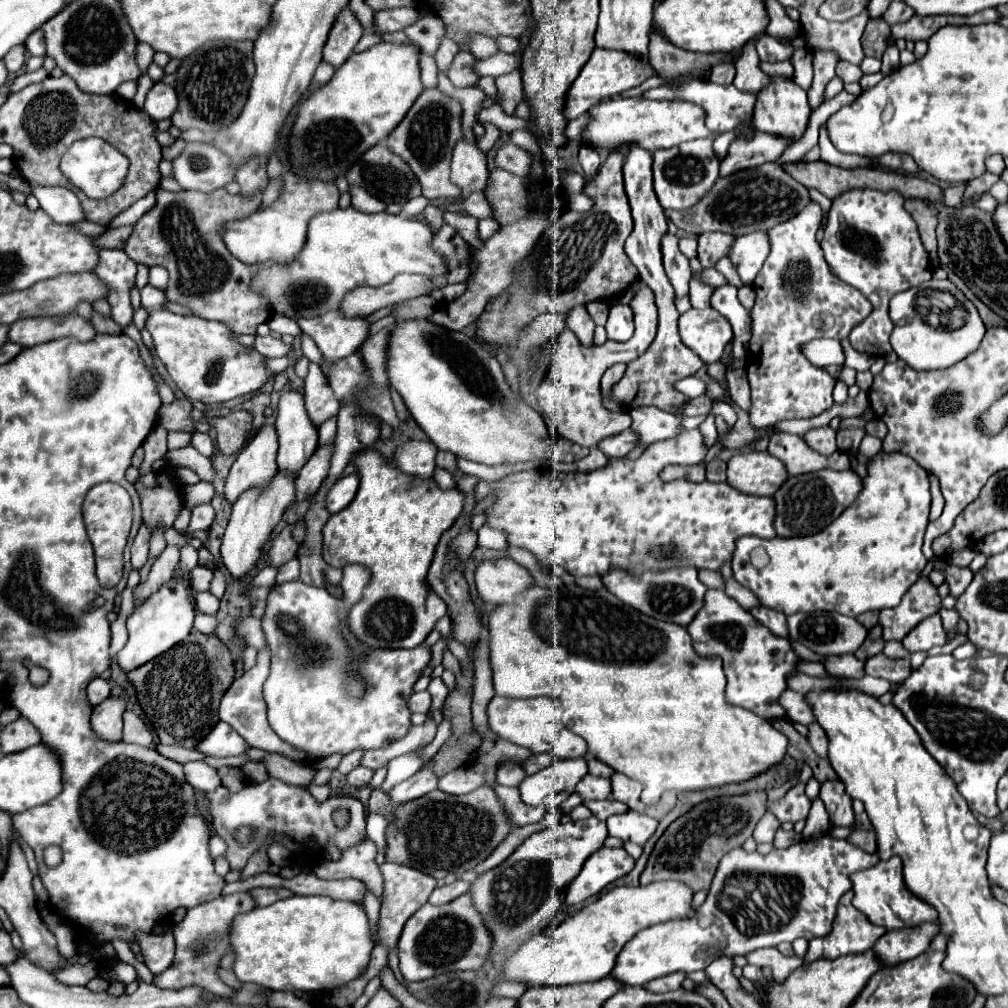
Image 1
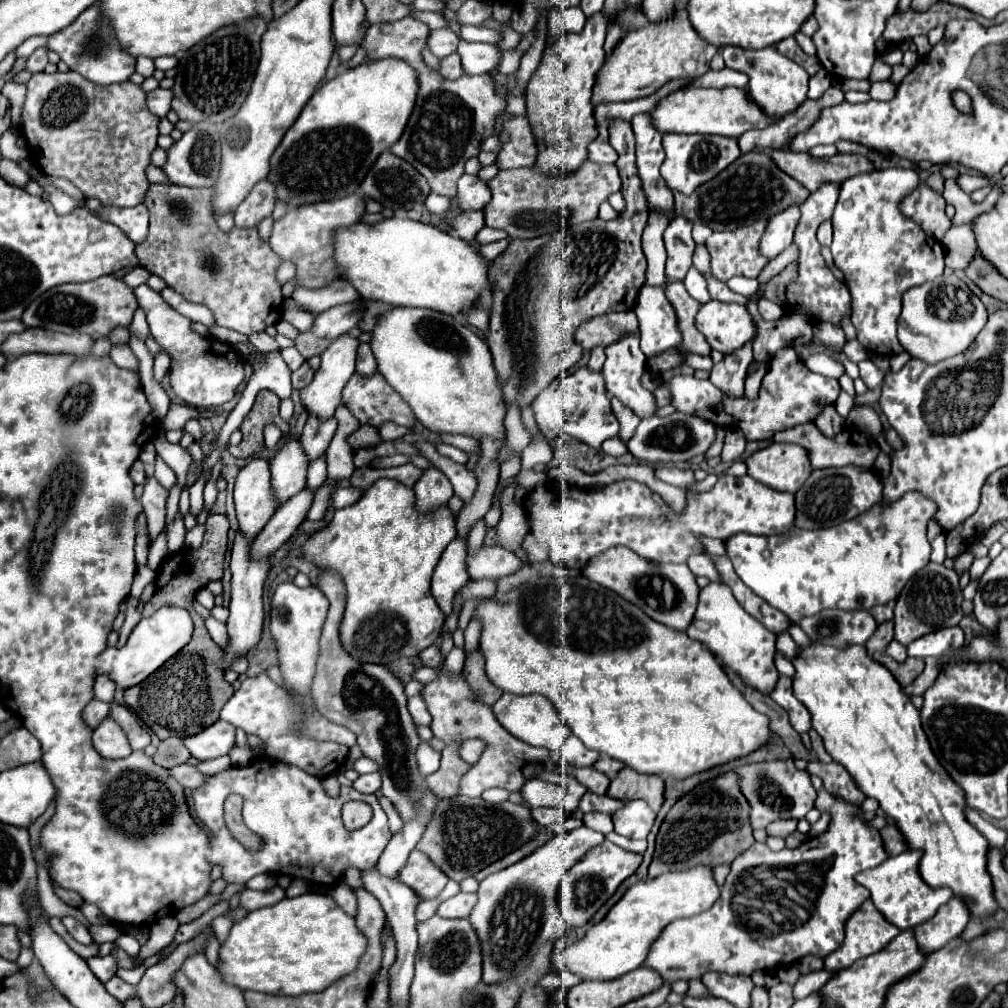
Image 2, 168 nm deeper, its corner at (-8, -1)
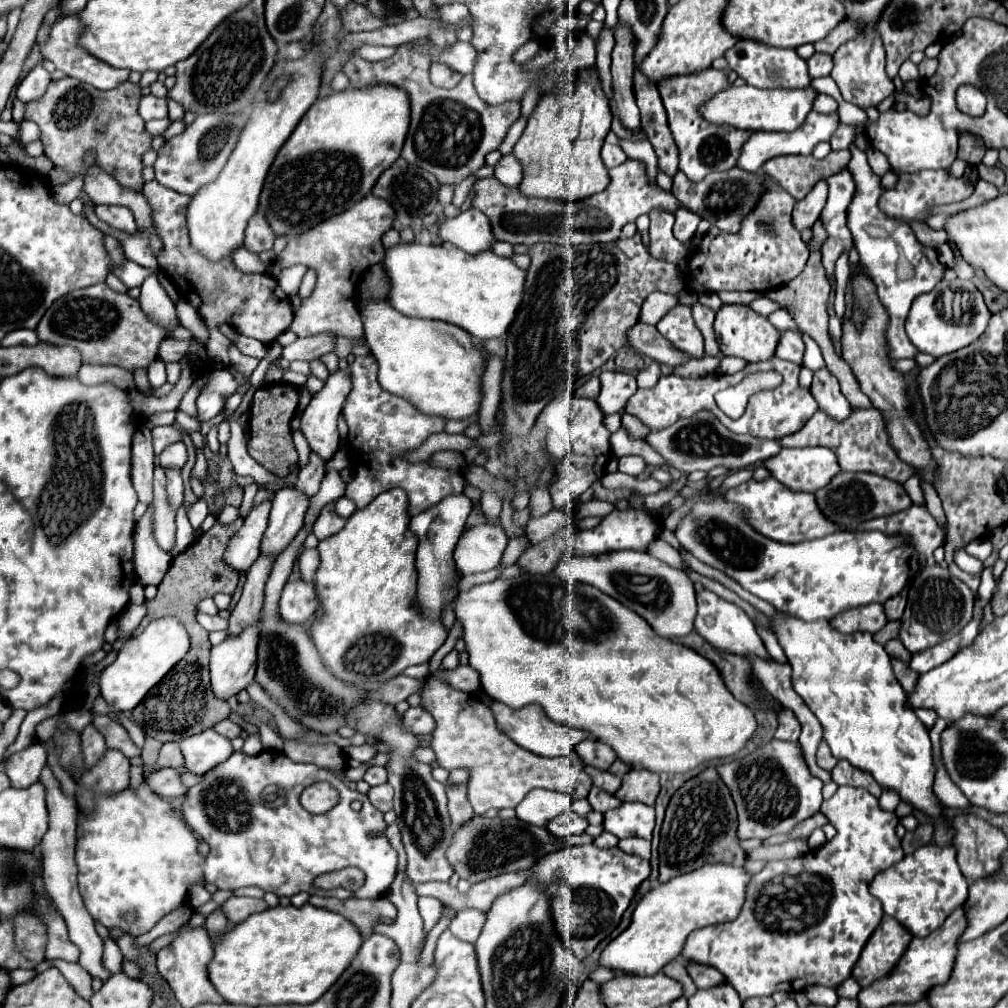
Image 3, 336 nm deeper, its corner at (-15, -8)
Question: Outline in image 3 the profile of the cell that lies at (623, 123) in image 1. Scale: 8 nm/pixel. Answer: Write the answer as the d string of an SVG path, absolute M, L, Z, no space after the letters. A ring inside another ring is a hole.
M751 85L731 87L719 93L715 99L703 103L703 117L707 121L725 121L735 125L737 129L753 129L753 131L795 131L803 125L807 113L813 107L817 91L813 87L807 89L757 89Z

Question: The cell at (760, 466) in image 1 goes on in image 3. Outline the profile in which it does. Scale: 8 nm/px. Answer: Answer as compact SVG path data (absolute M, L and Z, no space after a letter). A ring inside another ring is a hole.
M827 447L781 449L779 457L767 461L767 469L791 491L815 493L839 471L835 453Z

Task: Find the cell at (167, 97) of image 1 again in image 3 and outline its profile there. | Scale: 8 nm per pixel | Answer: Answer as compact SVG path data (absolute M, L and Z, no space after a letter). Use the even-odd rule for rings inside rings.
M145 95L139 101L139 115L145 121L165 119L167 117L167 99L159 99L159 97L153 97L153 95Z

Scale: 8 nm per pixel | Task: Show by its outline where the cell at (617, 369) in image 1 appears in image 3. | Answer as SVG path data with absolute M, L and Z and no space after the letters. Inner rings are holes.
M627 455L627 457L621 457L619 459L619 471L627 473L627 475L643 475L647 469L647 463L643 457L637 457L637 455Z

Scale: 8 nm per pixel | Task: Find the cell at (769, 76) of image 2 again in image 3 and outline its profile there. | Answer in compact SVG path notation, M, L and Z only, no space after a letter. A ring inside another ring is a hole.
M743 39L743 41L737 41L725 53L725 59L729 63L729 69L733 69L741 79L745 79L753 87L805 89L811 83L809 73L807 73L807 63L805 63L805 59L801 59L797 55L795 49L787 49L787 47L781 49L781 47L771 47L771 45L765 45L759 41Z

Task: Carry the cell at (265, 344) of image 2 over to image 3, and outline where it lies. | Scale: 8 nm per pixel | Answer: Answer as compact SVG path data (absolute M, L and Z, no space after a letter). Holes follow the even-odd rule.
M239 335L235 339L235 347L243 353L243 355L249 355L249 357L257 357L257 359L263 359L267 355L267 345L263 345L261 341L255 341L251 337L245 337L245 335Z

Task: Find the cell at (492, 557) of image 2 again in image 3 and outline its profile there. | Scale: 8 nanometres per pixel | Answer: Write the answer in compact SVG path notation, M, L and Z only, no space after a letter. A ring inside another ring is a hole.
M479 523L475 527L469 527L455 551L455 563L459 565L459 571L463 575L479 573L495 569L501 563L501 555L507 547L507 535L501 525L491 523Z

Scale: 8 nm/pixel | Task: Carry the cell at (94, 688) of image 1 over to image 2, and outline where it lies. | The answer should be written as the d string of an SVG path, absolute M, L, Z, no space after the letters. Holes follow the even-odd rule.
M92 700L86 708L84 708L84 720L90 728L96 726L96 722L100 722L100 718L106 718L110 712L112 704L110 702L102 702L102 700Z

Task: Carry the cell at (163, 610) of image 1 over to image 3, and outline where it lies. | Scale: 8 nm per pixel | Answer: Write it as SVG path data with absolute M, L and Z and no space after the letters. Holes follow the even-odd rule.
M161 617L151 621L141 635L129 637L125 645L119 649L117 659L101 671L101 697L107 701L109 707L121 713L133 711L135 705L139 705L139 701L147 695L147 691L155 683L159 683L169 673L169 669L187 653L187 649L189 637L179 621L175 621L173 617Z

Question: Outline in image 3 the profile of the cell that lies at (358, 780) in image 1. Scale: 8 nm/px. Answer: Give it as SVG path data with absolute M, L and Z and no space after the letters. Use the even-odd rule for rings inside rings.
M387 783L371 787L367 797L381 813L387 813L393 809L393 793L391 793L391 785L387 785Z

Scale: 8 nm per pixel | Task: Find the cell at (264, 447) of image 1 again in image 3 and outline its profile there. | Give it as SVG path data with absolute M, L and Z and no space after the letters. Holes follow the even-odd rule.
M259 503L247 517L243 527L231 537L225 553L223 553L223 561L239 571L239 573L247 573L249 567L257 561L259 557L259 543L263 539L263 533L267 529L267 519L269 519L269 511L271 511L271 503Z

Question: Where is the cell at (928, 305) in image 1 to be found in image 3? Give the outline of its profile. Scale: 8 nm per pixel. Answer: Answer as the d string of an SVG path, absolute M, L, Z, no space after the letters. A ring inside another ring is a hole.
M939 281L933 291L915 297L905 329L909 341L923 353L933 357L941 357L953 351L967 347L971 341L983 335L989 323L989 309L983 301L983 295L975 287L973 281Z

